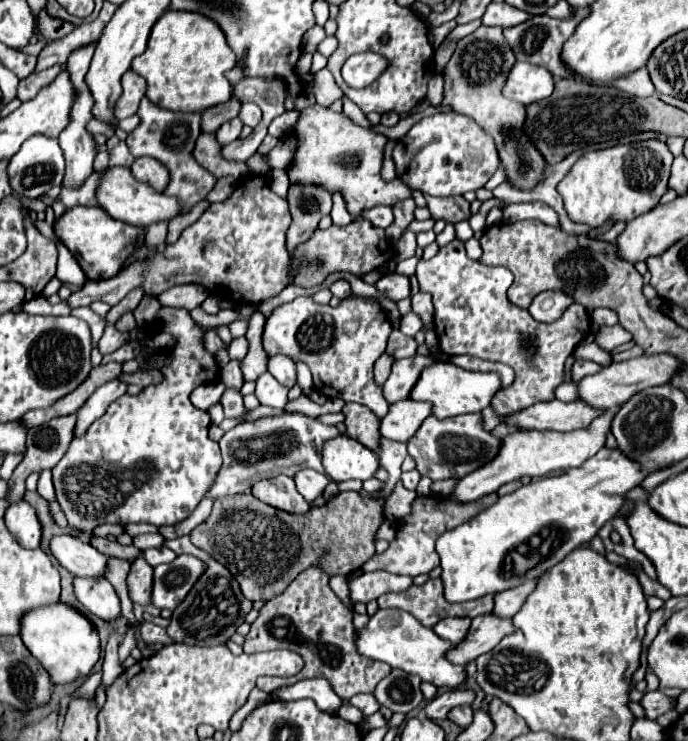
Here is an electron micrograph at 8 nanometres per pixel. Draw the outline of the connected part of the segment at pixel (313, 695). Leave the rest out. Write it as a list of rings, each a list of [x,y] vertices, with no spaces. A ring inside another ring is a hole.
[[[311,678],[311,680],[301,680],[291,686],[281,688],[275,692],[279,700],[299,700],[299,698],[311,698],[315,704],[325,710],[325,712],[337,712],[343,704],[343,700],[335,694],[335,690],[329,686],[327,680],[323,678]]]

